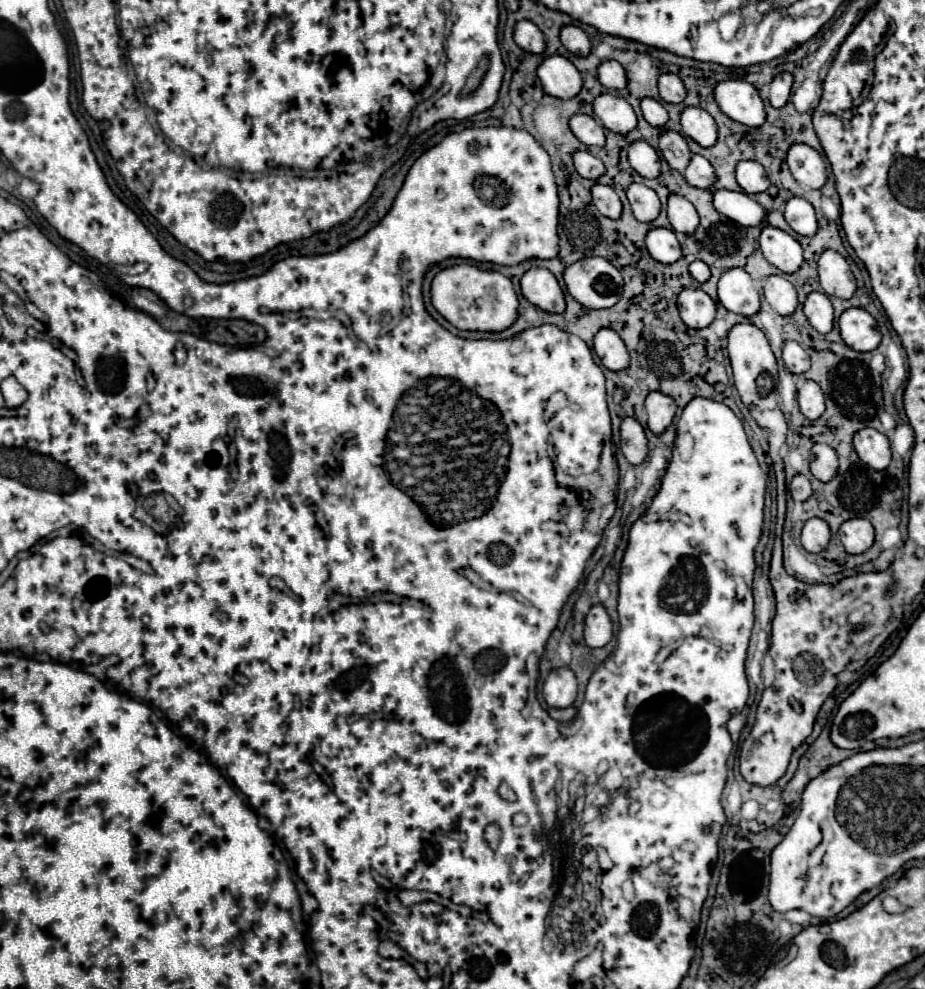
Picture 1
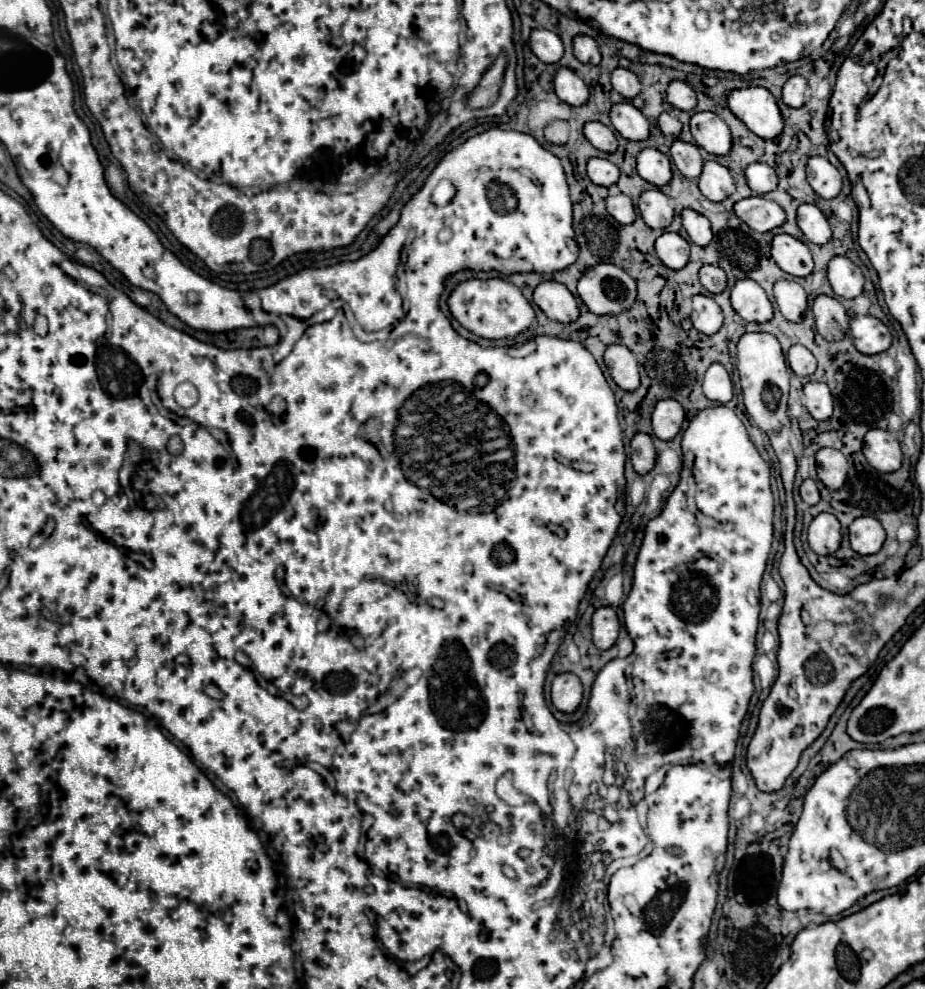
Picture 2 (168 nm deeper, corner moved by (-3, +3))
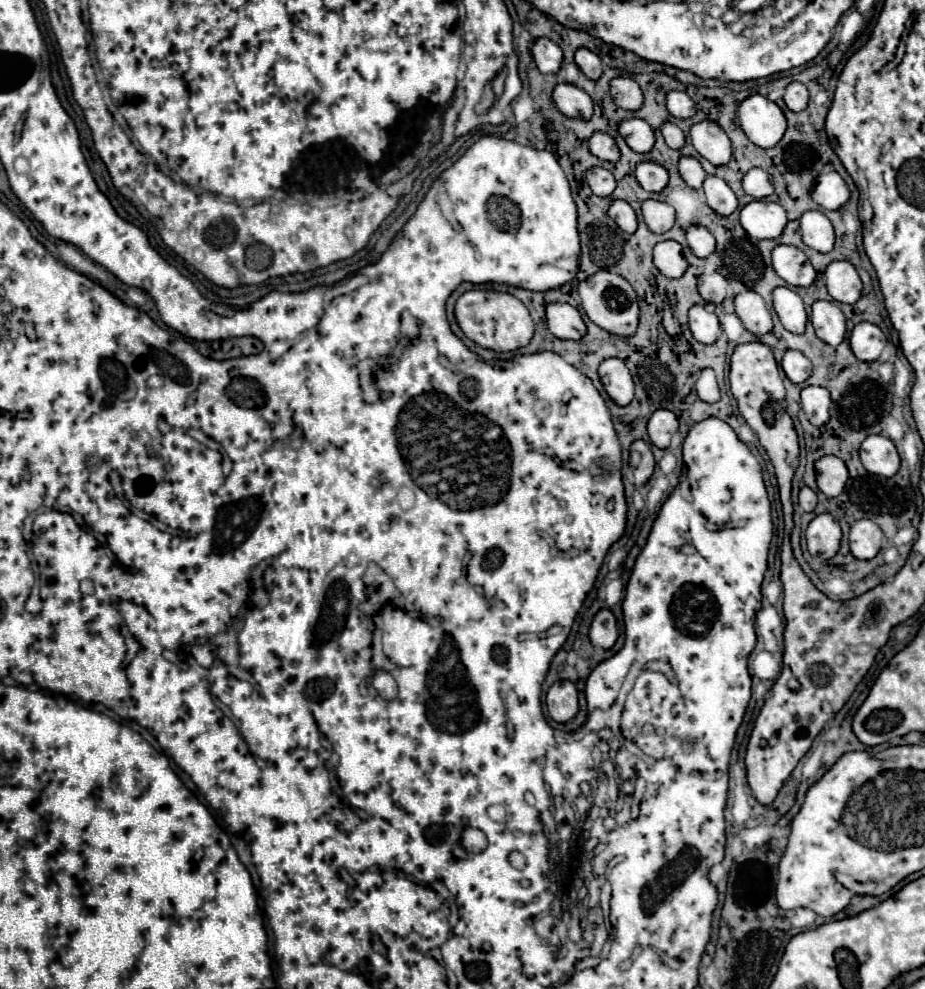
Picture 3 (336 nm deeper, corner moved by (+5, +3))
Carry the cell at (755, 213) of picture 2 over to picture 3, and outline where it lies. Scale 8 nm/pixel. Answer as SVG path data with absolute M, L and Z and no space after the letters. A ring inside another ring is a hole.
M753 201L741 209L741 225L753 239L777 239L787 225L787 213L779 203Z

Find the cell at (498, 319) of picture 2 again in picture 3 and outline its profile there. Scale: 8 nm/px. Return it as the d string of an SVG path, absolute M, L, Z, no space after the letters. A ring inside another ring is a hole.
M473 289L461 295L455 305L455 317L459 327L471 341L497 353L517 351L525 347L535 333L535 323L527 307L517 297L493 289Z

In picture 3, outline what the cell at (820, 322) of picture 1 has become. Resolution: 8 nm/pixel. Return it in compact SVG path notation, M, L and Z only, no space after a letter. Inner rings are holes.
M817 301L811 311L811 323L815 333L827 345L837 347L847 333L847 319L837 303L833 301Z

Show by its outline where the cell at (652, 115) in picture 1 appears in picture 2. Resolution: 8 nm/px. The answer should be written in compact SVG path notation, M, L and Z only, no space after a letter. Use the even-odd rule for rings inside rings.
M661 113L659 115L659 129L665 135L679 135L681 133L681 121L673 113Z

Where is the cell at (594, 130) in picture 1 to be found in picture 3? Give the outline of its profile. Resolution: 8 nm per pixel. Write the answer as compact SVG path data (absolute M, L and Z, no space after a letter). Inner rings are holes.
M599 131L591 135L591 139L589 139L589 151L591 151L595 157L599 157L599 159L603 159L603 161L611 161L611 163L621 157L619 147L617 147L617 143L613 141L613 137L607 135L607 133L599 133Z

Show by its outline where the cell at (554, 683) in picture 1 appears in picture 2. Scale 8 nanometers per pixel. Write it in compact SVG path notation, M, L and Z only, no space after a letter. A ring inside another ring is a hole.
M559 673L551 685L551 701L563 713L573 713L583 699L583 685L573 673Z

